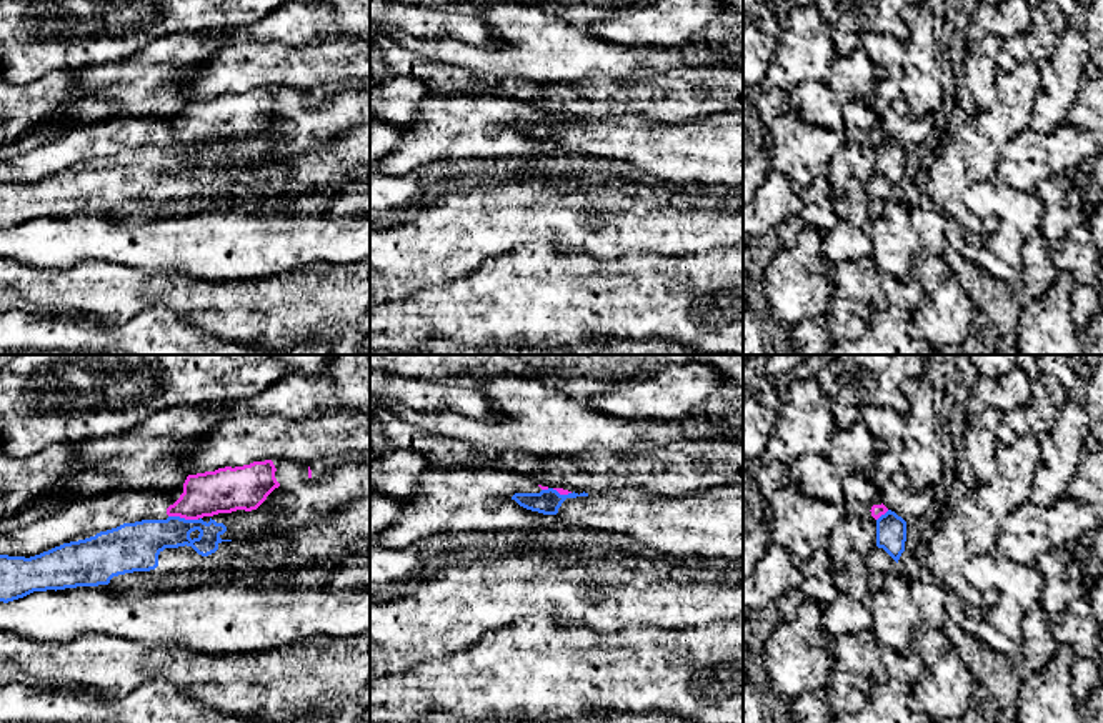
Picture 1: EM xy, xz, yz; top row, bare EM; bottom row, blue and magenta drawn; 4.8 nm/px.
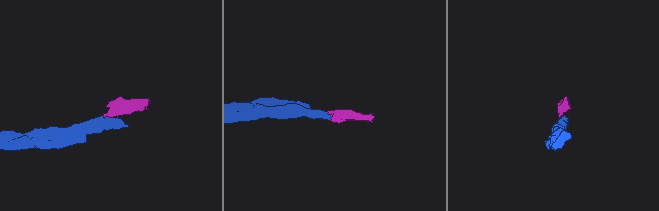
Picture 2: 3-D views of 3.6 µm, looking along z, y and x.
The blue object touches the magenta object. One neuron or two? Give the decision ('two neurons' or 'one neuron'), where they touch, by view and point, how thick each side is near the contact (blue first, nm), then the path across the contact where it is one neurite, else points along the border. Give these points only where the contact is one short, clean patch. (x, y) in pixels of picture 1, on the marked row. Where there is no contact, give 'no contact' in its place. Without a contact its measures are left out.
two neurons | xy (184, 518) | 220/220 nm | along xy (169, 515), (197, 520)

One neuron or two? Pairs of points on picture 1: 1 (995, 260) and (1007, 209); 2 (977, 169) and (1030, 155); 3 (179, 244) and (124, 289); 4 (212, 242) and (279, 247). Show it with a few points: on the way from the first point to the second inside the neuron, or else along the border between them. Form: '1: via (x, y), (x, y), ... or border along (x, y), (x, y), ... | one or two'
1: via (1003, 247), (1007, 222) | one
2: border along (1022, 132), (1002, 147), (995, 179) | two
3: border along (105, 260), (150, 274), (182, 275) | two
4: via (229, 242), (262, 242) | one

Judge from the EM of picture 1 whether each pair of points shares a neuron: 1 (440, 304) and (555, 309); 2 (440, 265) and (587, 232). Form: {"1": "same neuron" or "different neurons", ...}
{"1": "same neuron", "2": "same neuron"}

